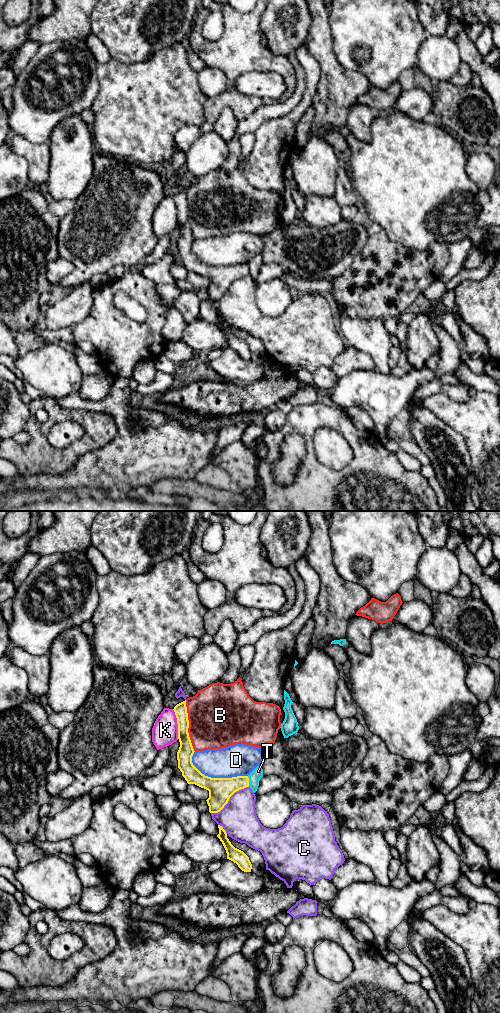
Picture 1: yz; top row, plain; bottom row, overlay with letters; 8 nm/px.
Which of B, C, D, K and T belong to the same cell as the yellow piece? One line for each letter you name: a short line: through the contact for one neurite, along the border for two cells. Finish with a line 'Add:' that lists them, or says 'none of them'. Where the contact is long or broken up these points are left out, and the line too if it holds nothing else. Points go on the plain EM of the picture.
Add: none of them

